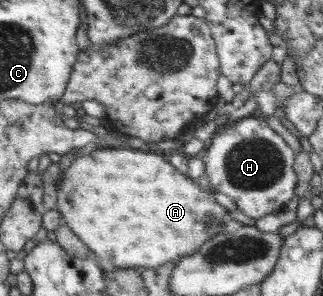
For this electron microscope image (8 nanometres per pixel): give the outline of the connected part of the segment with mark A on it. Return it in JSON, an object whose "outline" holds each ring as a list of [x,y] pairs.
{"outline":[[[131,144],[119,148],[108,148],[104,146],[96,149],[95,152],[89,155],[77,154],[71,165],[64,169],[60,179],[60,189],[57,190],[57,209],[60,211],[60,215],[62,215],[64,224],[72,229],[72,232],[76,234],[95,256],[110,260],[116,267],[122,269],[138,270],[140,267],[156,269],[167,263],[176,264],[176,262],[182,259],[182,256],[194,254],[204,242],[208,242],[210,238],[214,238],[216,234],[220,234],[225,230],[225,223],[228,219],[229,211],[214,199],[214,192],[198,186],[196,180],[191,179],[189,176],[178,171],[177,168],[174,168],[164,155],[157,155],[144,148],[132,148]]]}

